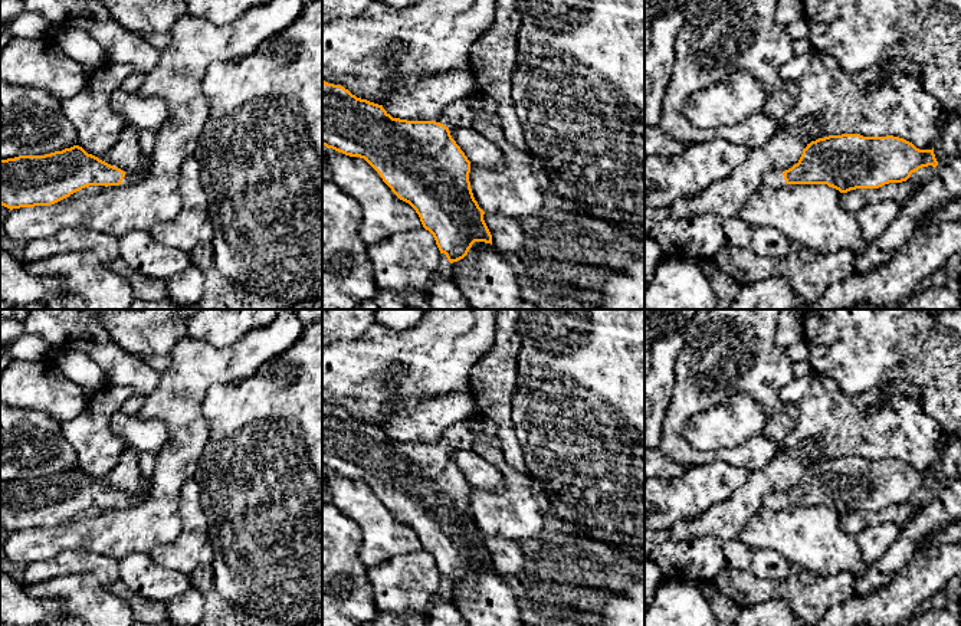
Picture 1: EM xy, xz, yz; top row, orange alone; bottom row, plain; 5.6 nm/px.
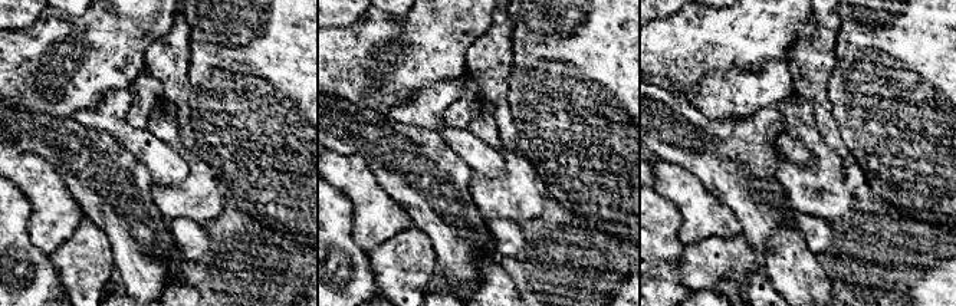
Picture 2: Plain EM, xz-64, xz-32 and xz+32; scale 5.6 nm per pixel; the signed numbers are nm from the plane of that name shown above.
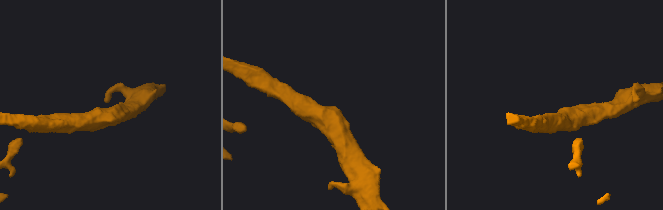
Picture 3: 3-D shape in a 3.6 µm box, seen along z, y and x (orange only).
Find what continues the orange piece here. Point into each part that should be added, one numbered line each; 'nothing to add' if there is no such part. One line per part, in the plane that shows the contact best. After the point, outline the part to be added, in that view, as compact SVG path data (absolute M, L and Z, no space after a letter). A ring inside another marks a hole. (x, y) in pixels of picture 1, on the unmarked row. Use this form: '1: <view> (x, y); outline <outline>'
1: xy (130, 500); outline M142 494L142 495L125 495L125 499L122 502L122 507L135 507L142 504L145 499L148 498L148 495Z

